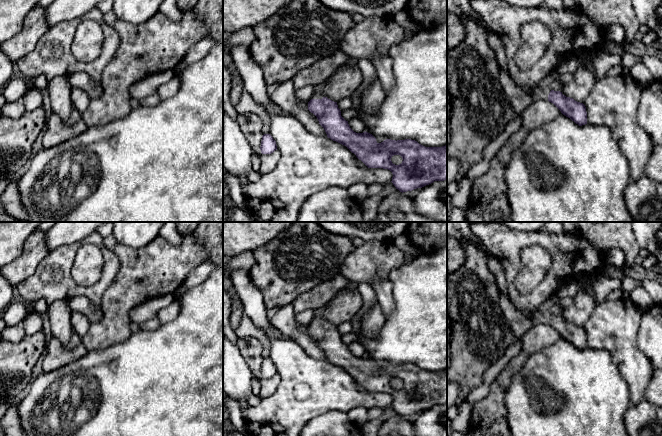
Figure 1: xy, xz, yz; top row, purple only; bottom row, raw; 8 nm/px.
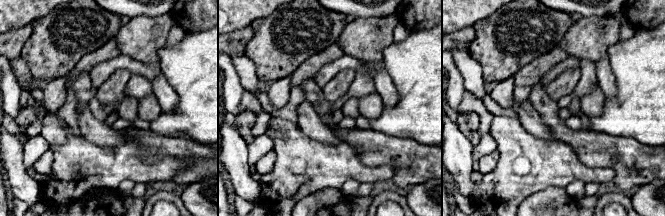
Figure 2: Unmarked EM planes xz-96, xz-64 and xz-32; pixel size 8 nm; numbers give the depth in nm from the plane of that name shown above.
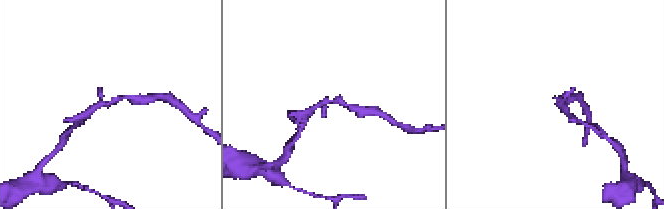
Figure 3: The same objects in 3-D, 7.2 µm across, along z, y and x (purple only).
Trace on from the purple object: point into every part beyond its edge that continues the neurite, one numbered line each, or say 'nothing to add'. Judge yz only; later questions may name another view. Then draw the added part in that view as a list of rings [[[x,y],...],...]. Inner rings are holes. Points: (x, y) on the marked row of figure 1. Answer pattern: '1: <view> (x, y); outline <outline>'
1: yz (540, 91); outline [[[555,70],[544,77],[539,84],[535,85],[532,88],[533,99],[542,99],[544,101],[548,101],[548,95],[551,91],[550,84],[558,80],[559,75],[560,74],[557,72],[557,70]]]

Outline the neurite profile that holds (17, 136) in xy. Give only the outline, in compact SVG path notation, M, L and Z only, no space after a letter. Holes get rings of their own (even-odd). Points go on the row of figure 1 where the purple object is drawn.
M43 107L25 111L19 118L0 118L0 178L17 179L22 167L30 162L32 146L46 128Z

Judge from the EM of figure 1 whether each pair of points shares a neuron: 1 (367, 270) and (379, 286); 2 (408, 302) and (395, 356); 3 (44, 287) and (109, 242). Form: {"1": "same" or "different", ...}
{"1": "different", "2": "same", "3": "different"}

